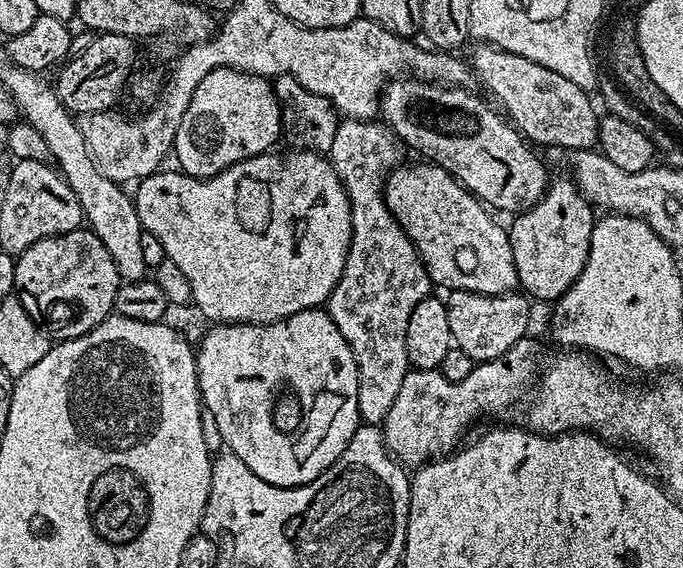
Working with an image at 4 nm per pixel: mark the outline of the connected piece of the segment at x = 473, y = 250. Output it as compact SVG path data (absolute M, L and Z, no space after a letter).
M431 162L420 163L424 164L405 163L388 173L384 201L418 250L433 285L487 296L517 291L508 228L500 225L484 201L468 191L451 172Z

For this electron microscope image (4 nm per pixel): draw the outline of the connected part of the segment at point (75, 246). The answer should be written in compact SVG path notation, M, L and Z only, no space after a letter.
M78 227L73 232L42 238L34 242L34 246L30 246L15 257L15 262L15 291L19 295L22 306L26 306L30 318L34 318L53 341L78 338L113 315L116 295L122 281L114 264L114 258L102 244L101 238L98 238L93 231Z

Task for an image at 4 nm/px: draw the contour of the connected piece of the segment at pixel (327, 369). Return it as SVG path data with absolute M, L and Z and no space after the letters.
M323 307L307 308L298 314L288 316L284 320L275 320L273 324L222 324L217 323L200 340L200 348L195 349L196 373L200 383L200 399L203 407L213 415L214 422L221 430L224 439L224 447L233 452L258 478L270 482L275 488L297 488L300 484L308 484L314 478L318 478L336 459L346 450L350 438L354 438L357 428L362 421L358 410L358 366L354 360L354 354L342 336L342 330L334 326L334 322L328 317Z

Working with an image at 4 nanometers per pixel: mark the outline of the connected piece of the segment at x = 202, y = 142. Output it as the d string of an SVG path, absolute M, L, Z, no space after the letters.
M219 68L218 70L210 70L210 74L206 74L206 78L202 78L202 82L198 82L198 86L194 90L194 98L190 98L190 106L186 106L186 114L182 114L182 126L178 126L178 134L174 145L174 160L178 163L179 171L185 176L193 176L199 180L208 180L212 176L217 176L222 170L226 170L231 164L242 162L246 158L254 158L261 156L263 152L269 151L273 146L272 143L282 136L282 113L280 111L280 103L276 97L276 89L271 79L263 76L255 76L252 72L240 72L237 68Z

